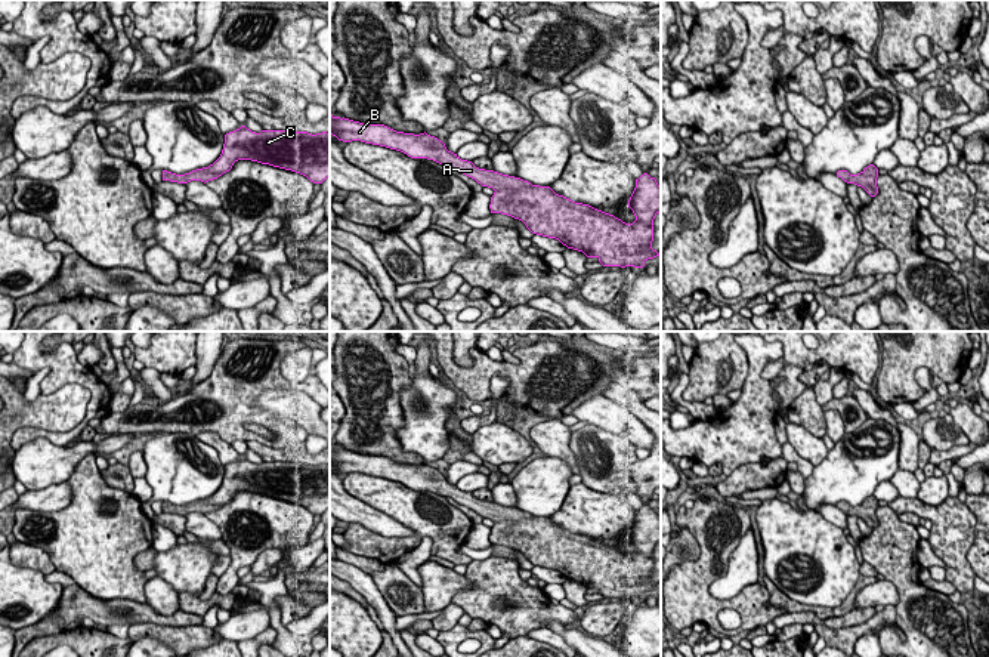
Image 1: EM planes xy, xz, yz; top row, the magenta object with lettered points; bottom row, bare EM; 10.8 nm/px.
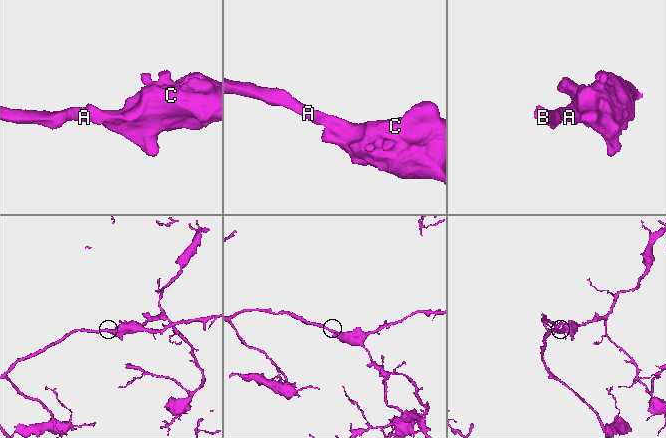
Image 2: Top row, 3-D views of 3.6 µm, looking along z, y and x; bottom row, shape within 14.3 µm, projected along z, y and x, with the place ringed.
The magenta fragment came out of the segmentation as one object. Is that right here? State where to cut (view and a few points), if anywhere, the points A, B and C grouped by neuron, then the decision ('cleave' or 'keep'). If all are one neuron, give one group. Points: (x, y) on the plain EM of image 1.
no cut; A B C; keep

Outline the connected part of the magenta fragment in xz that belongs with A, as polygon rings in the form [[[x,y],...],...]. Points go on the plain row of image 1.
[[[330,444],[330,466],[343,474],[361,472],[401,482],[411,490],[451,497],[495,522],[491,528],[491,545],[519,550],[532,565],[556,570],[568,580],[597,589],[603,598],[643,599],[648,590],[661,586],[652,580],[653,550],[661,543],[661,518],[648,505],[636,511],[628,531],[636,552],[625,555],[614,546],[559,527],[550,518],[479,500],[426,463],[396,463],[384,456],[364,456]]]

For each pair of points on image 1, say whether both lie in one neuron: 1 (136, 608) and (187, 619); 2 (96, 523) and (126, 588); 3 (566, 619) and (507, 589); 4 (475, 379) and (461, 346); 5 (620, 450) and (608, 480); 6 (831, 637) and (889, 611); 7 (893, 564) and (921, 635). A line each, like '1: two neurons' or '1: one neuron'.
1: one neuron
2: one neuron
3: one neuron
4: two neurons
5: one neuron
6: one neuron
7: one neuron

